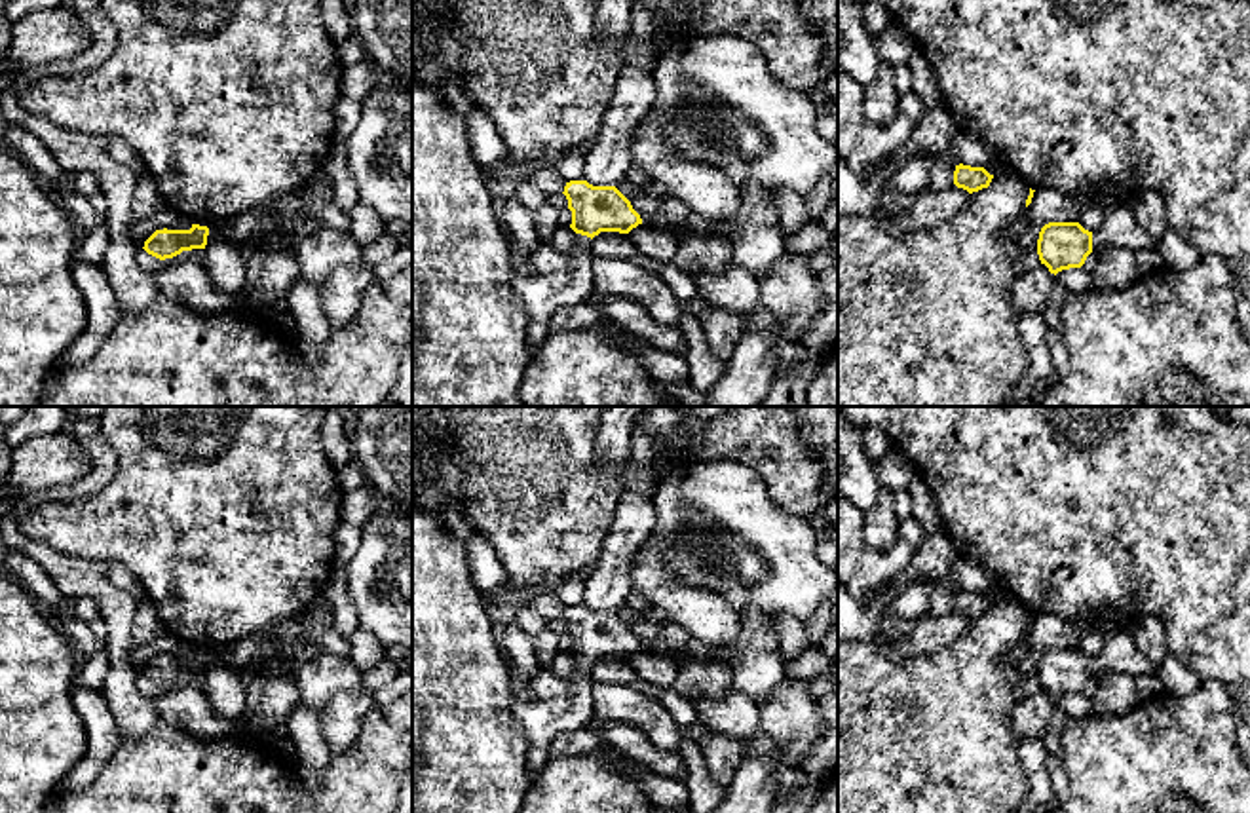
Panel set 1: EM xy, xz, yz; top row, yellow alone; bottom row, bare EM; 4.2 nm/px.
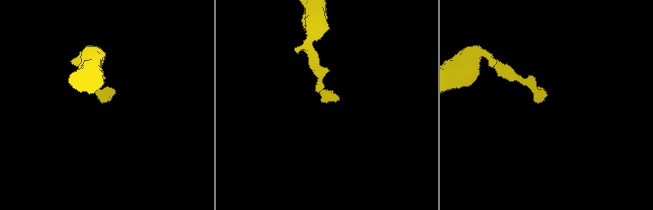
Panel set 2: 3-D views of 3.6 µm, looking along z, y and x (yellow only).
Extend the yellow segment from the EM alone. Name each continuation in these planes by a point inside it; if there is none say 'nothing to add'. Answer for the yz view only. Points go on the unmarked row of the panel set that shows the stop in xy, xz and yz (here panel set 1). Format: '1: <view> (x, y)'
1: yz (1119, 654)

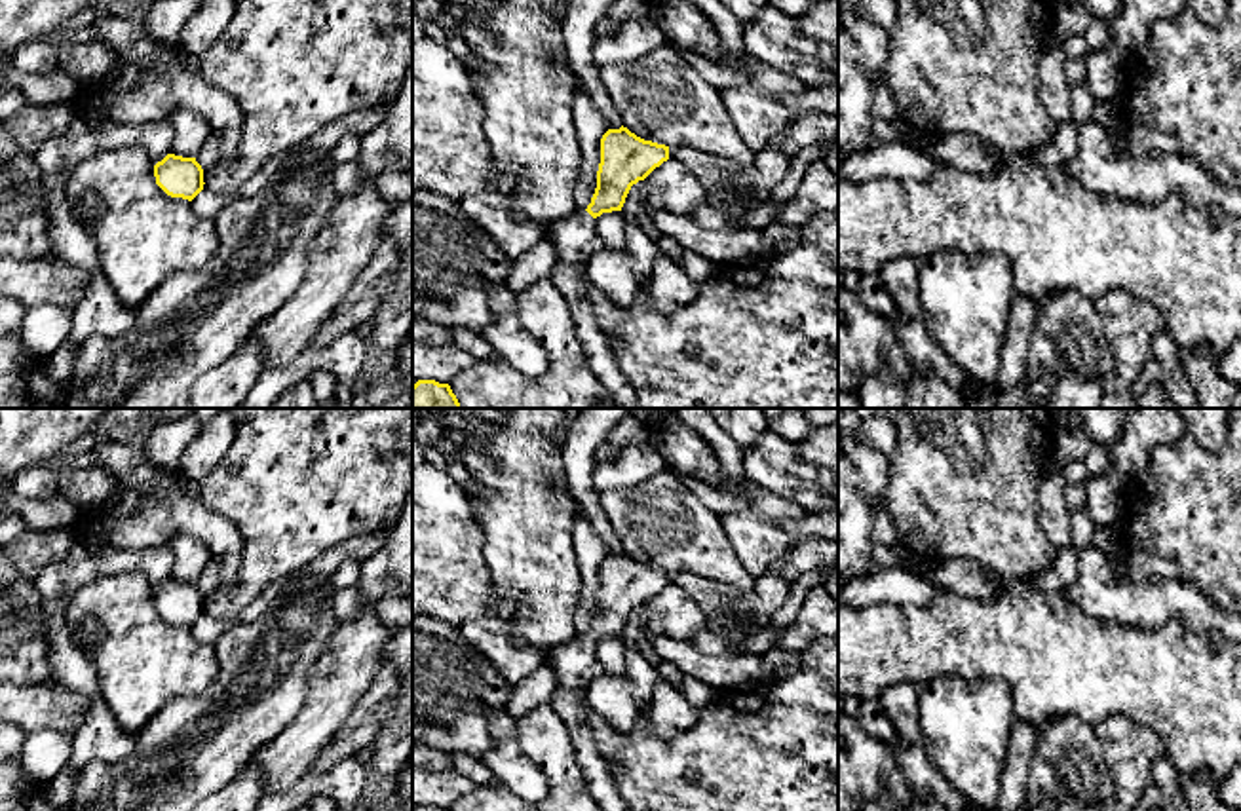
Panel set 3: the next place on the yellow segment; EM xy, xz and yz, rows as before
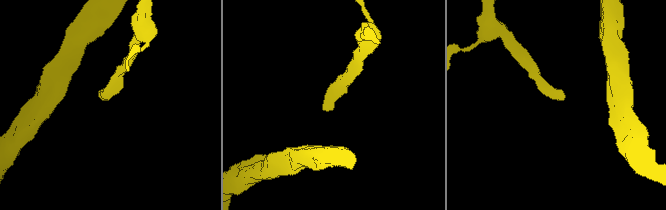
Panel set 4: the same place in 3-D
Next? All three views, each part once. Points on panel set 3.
1: xz (576, 665)

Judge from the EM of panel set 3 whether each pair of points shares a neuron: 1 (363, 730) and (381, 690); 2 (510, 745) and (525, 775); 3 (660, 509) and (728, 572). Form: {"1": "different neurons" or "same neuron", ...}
{"1": "same neuron", "2": "same neuron", "3": "same neuron"}

